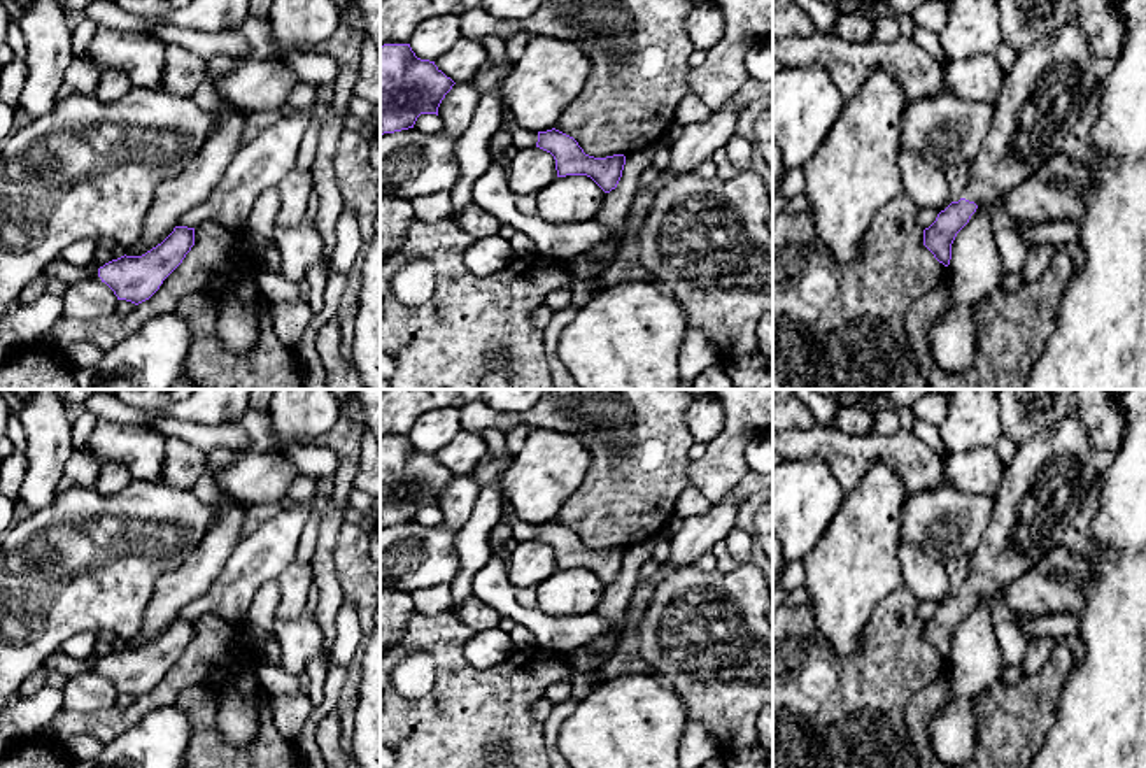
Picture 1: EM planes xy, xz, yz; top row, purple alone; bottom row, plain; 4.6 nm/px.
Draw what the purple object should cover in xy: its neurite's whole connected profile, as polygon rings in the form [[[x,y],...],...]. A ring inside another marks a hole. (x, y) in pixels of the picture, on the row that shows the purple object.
[[[175,226],[156,247],[142,256],[121,256],[98,268],[98,277],[117,300],[135,305],[149,300],[195,245],[195,228]]]

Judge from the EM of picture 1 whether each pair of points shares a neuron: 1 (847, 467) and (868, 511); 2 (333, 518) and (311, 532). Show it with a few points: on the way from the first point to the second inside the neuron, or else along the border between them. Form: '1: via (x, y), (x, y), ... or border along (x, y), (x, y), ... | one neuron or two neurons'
1: border along (891, 463), (875, 462), (845, 493) | two neurons
2: border along (330, 495), (309, 563) | two neurons

